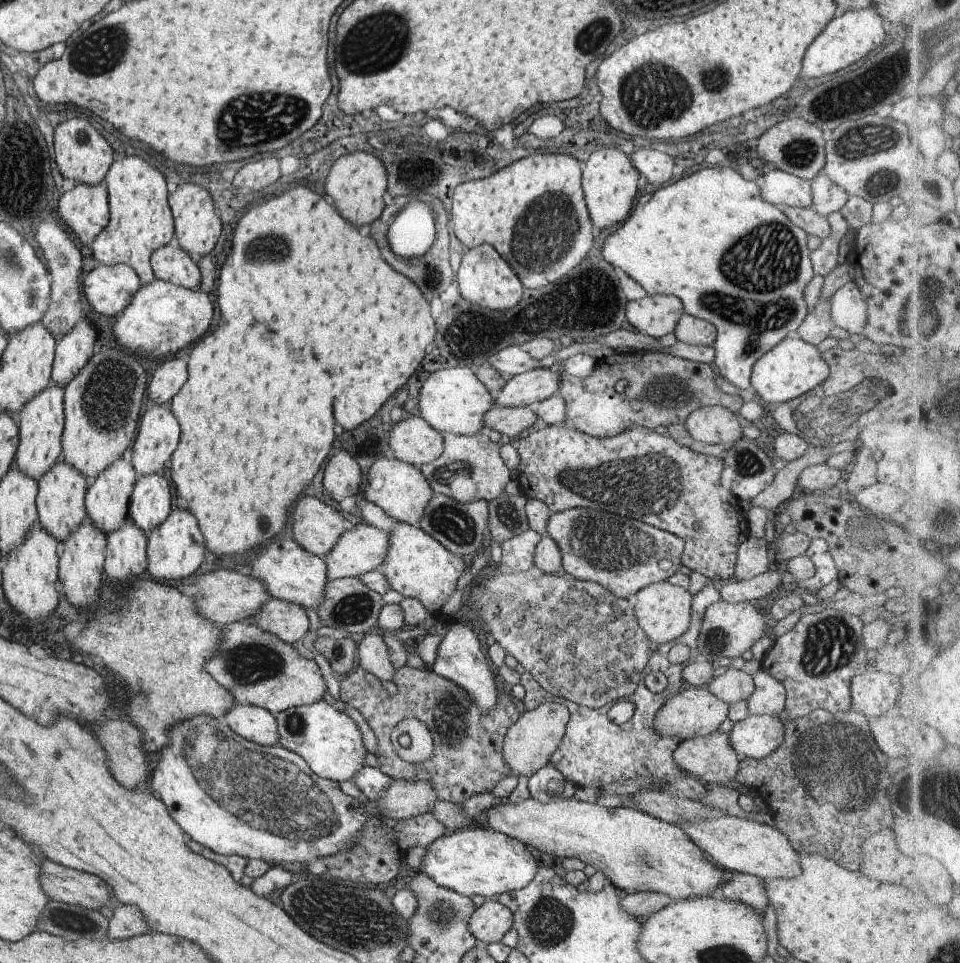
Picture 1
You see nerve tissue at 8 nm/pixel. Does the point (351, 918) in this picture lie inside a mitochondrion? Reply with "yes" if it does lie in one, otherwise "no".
yes

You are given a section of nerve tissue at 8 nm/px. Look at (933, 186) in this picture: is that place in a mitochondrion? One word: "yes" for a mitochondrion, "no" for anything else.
yes

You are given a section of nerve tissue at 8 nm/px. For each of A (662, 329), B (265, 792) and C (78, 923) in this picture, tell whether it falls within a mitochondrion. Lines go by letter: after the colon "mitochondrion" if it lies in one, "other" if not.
A: other
B: mitochondrion
C: mitochondrion

